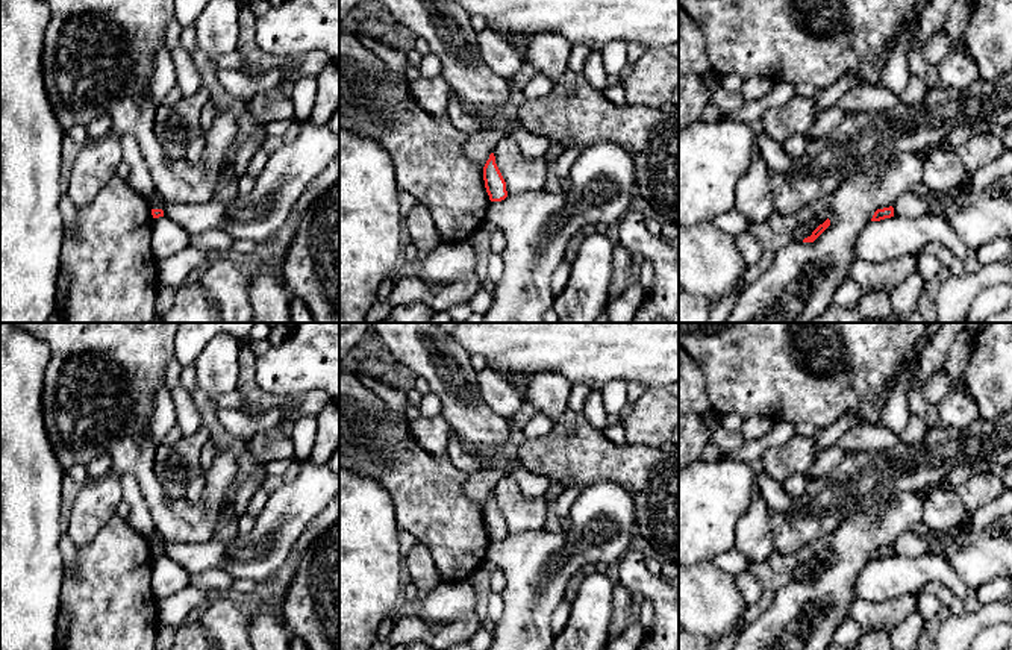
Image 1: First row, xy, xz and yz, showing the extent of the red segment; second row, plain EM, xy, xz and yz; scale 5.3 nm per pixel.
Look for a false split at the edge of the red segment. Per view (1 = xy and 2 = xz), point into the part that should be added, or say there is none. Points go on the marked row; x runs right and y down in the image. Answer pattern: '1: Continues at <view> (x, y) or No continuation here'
1: No continuation here
2: No continuation here

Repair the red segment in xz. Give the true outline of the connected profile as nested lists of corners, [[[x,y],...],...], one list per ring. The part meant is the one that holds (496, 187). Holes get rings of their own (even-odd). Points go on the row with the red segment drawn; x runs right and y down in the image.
[[[494,153],[489,155],[483,167],[483,180],[491,202],[501,202],[508,197],[506,182],[495,164]]]

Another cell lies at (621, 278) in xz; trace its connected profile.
[[[618,242],[612,255],[612,276],[608,300],[617,300],[633,283],[636,283],[636,277],[633,276],[630,252]]]

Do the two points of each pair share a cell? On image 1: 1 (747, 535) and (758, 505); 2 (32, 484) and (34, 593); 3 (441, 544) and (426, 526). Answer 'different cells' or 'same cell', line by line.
1: same cell
2: same cell
3: same cell

